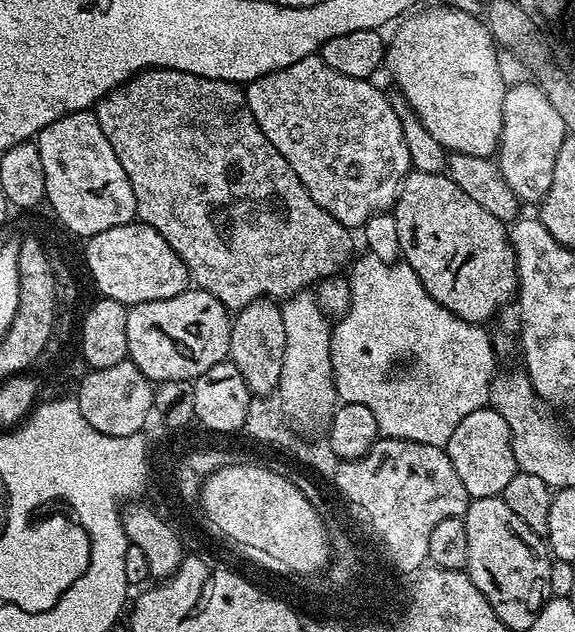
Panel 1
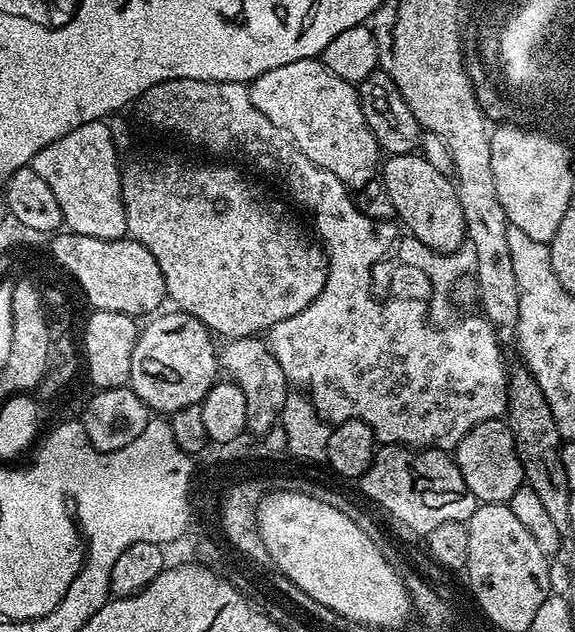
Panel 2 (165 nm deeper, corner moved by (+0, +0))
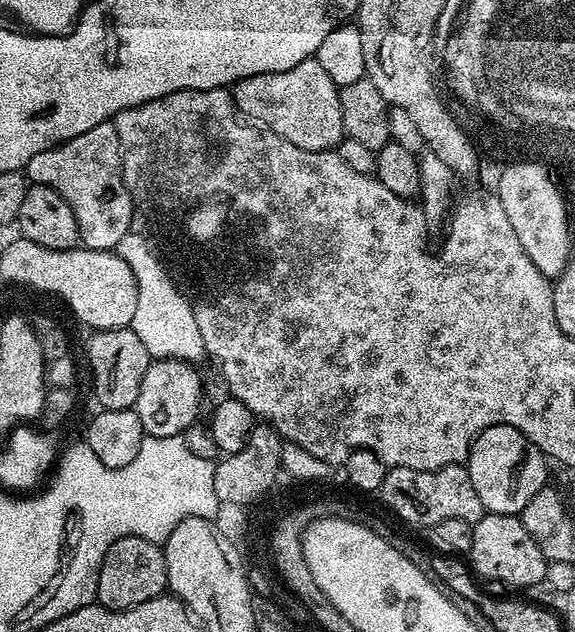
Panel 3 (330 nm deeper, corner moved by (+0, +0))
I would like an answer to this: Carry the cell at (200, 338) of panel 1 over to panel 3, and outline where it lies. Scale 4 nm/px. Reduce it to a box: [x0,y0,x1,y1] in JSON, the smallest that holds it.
[135,359,200,438]

